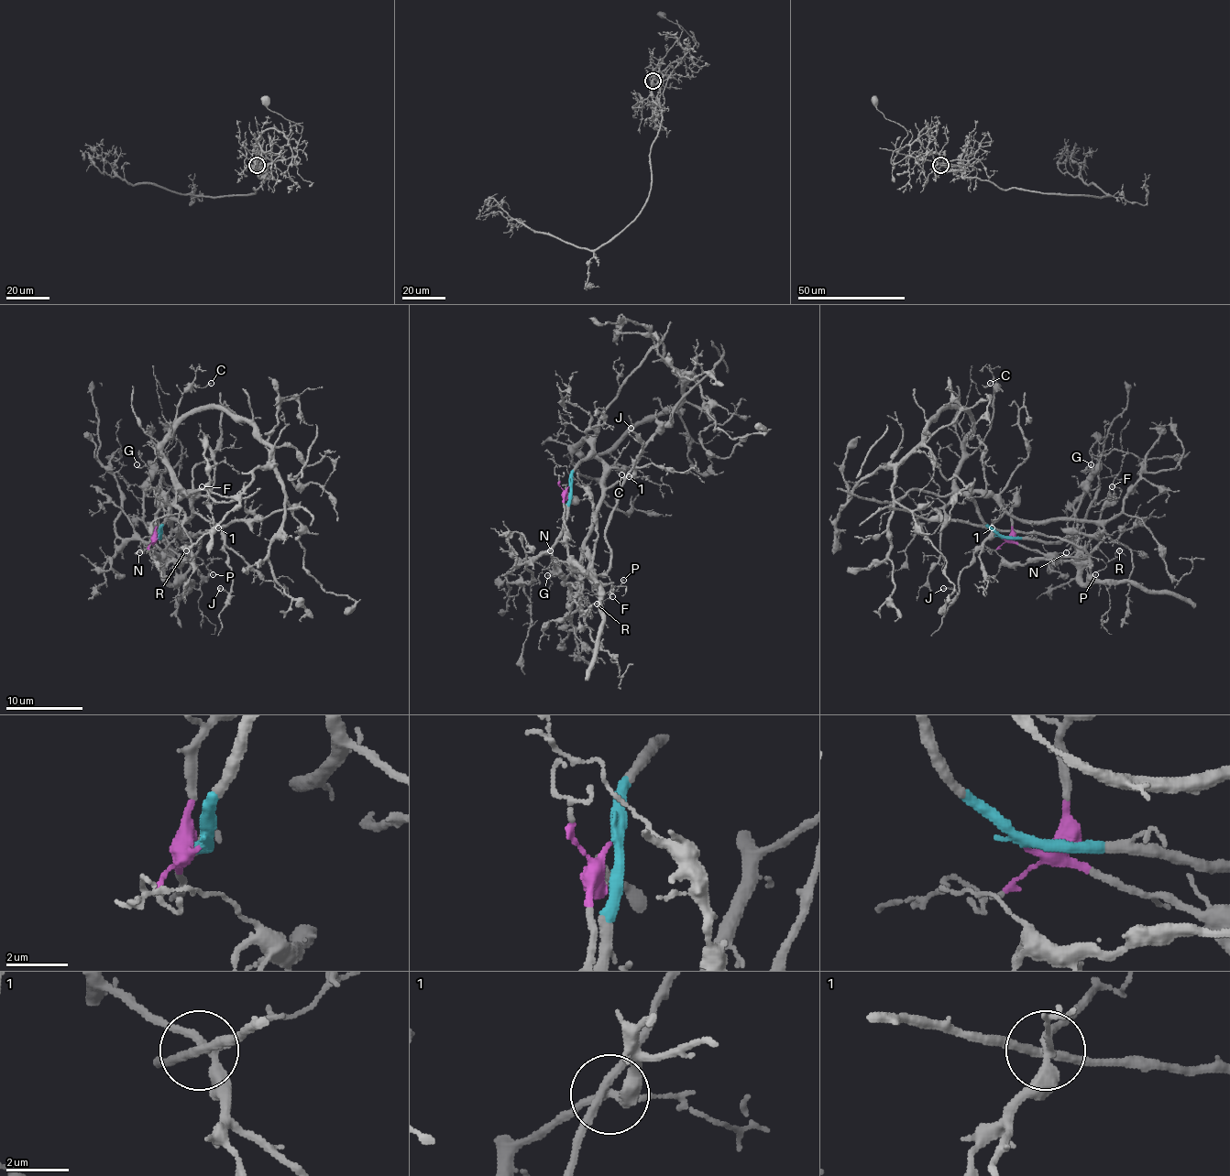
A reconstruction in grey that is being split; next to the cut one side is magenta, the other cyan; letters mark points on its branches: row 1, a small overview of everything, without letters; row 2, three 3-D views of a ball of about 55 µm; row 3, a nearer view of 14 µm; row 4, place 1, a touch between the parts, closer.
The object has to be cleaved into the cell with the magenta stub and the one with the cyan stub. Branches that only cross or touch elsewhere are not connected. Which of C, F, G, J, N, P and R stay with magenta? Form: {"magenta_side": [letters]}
{"magenta_side": ["F", "G", "N", "P", "R"]}

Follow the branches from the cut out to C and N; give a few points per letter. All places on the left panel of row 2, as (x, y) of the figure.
C: (159, 537), (159, 525), (181, 495), (161, 444), (181, 395), (194, 379), (198, 387), (212, 383)
N: (158, 538), (154, 549), (158, 560), (159, 548), (152, 538), (146, 537), (140, 542), (138, 552)

